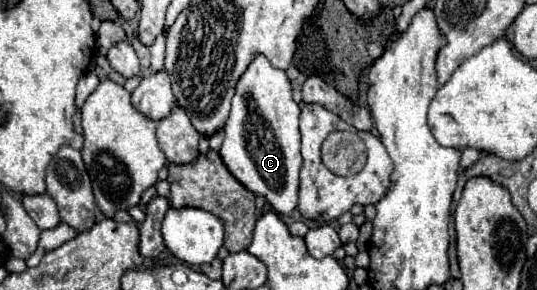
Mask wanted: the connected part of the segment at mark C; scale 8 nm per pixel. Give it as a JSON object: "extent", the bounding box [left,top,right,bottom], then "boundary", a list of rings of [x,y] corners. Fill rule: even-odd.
{"extent":[219,55,301,215],"boundary":[[[255,55],[237,81],[219,153],[227,169],[255,195],[263,195],[277,213],[287,215],[297,207],[301,169],[299,105],[291,97],[285,71],[273,67],[265,55]]]}

